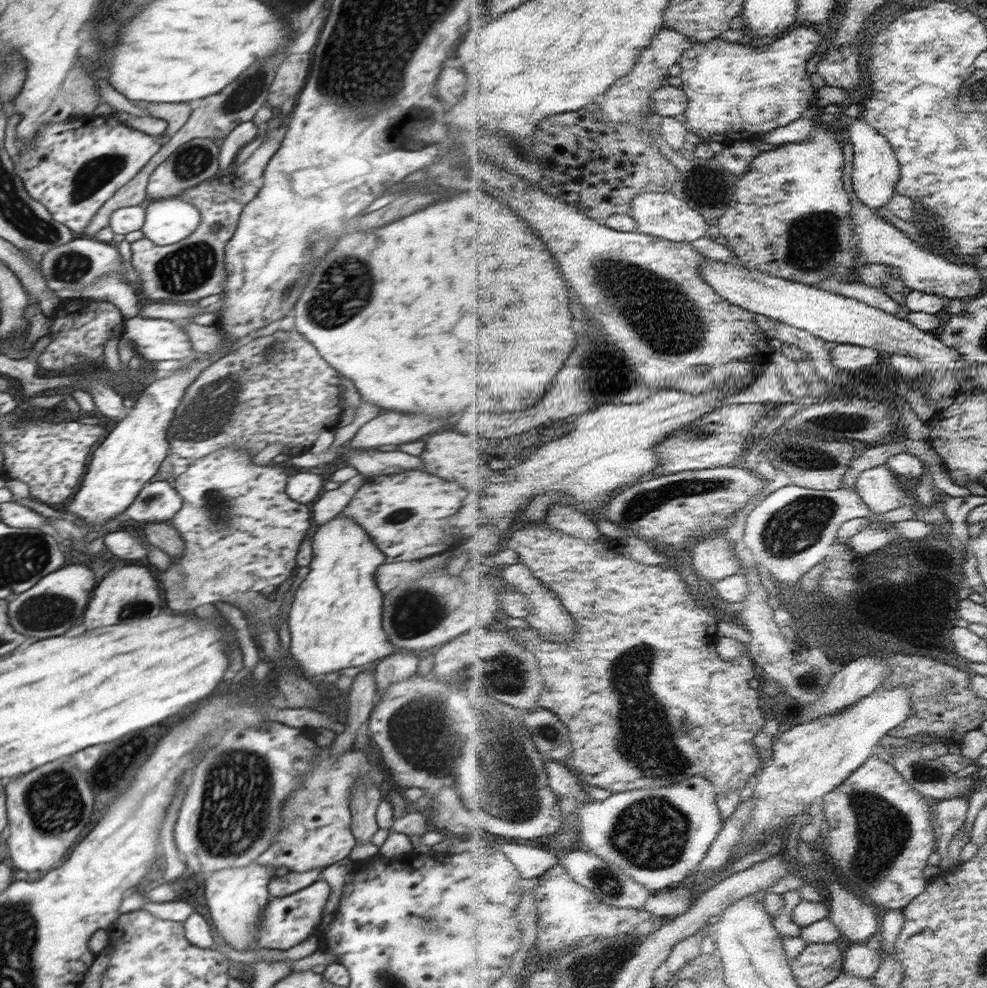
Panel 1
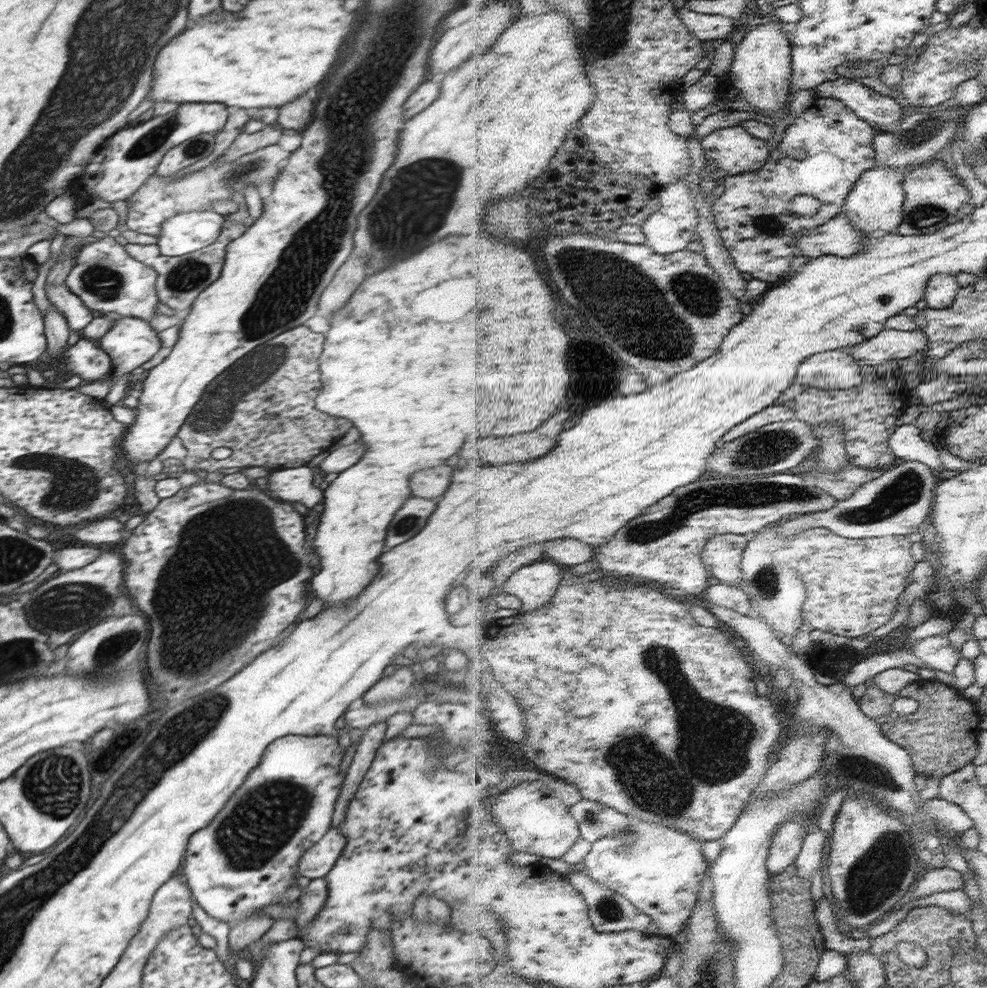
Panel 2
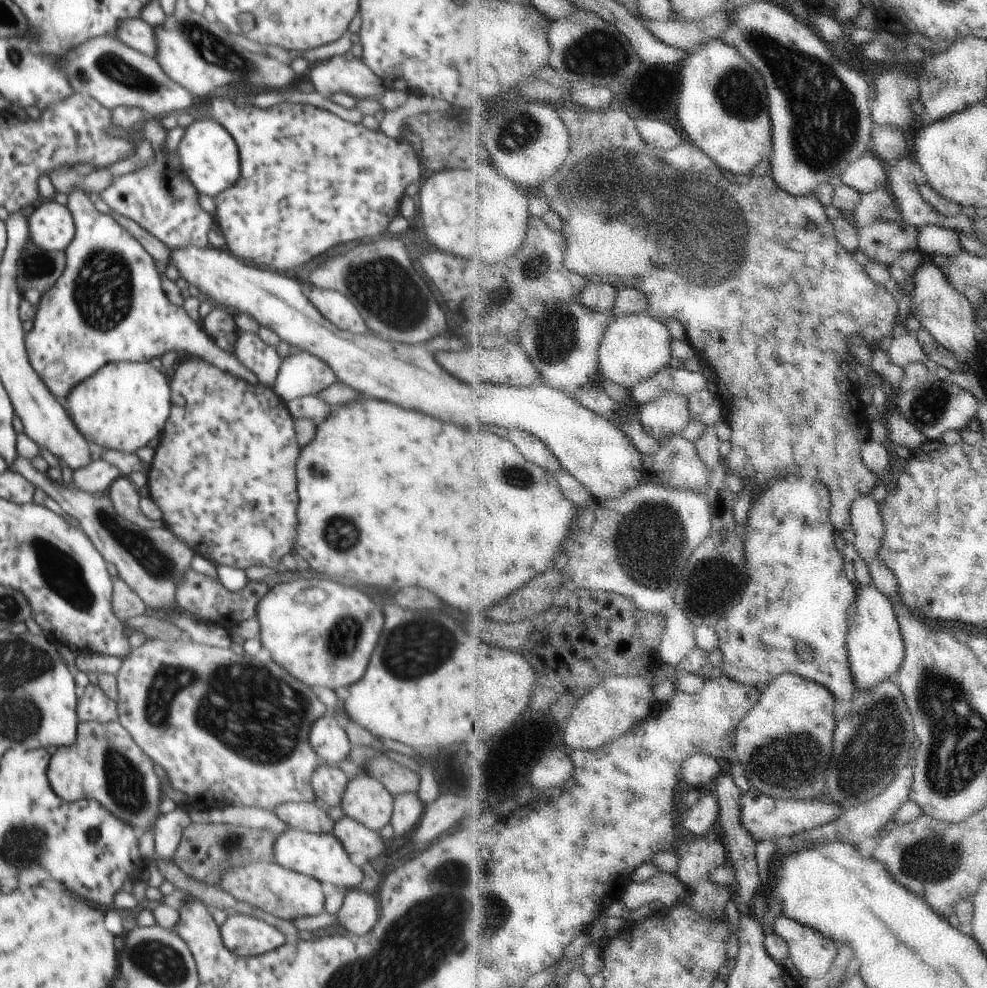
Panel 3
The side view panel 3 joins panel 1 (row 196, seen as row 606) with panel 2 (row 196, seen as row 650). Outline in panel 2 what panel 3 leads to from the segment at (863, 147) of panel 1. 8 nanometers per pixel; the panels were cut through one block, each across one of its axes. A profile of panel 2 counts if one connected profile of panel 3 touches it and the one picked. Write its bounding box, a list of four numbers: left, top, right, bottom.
[845,165,907,235]

